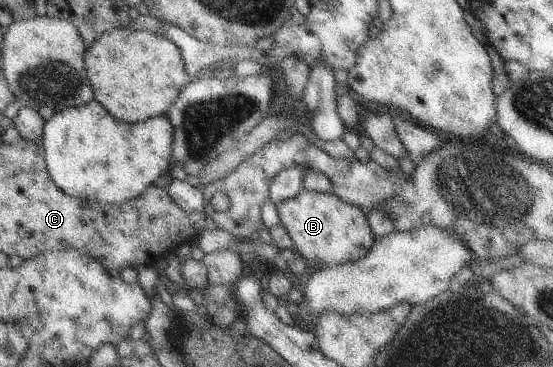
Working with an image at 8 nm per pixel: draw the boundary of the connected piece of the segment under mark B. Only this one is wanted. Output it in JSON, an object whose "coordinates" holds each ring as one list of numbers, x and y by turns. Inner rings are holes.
{"coordinates":[[302,190,295,198,284,200,277,206,280,221,286,228,293,243,293,250,297,255,303,256,310,266,322,264,327,267,337,266,348,262,357,262,375,244,375,238,370,229,367,214,357,205,350,205,342,200,338,192,322,193,317,191]]}

